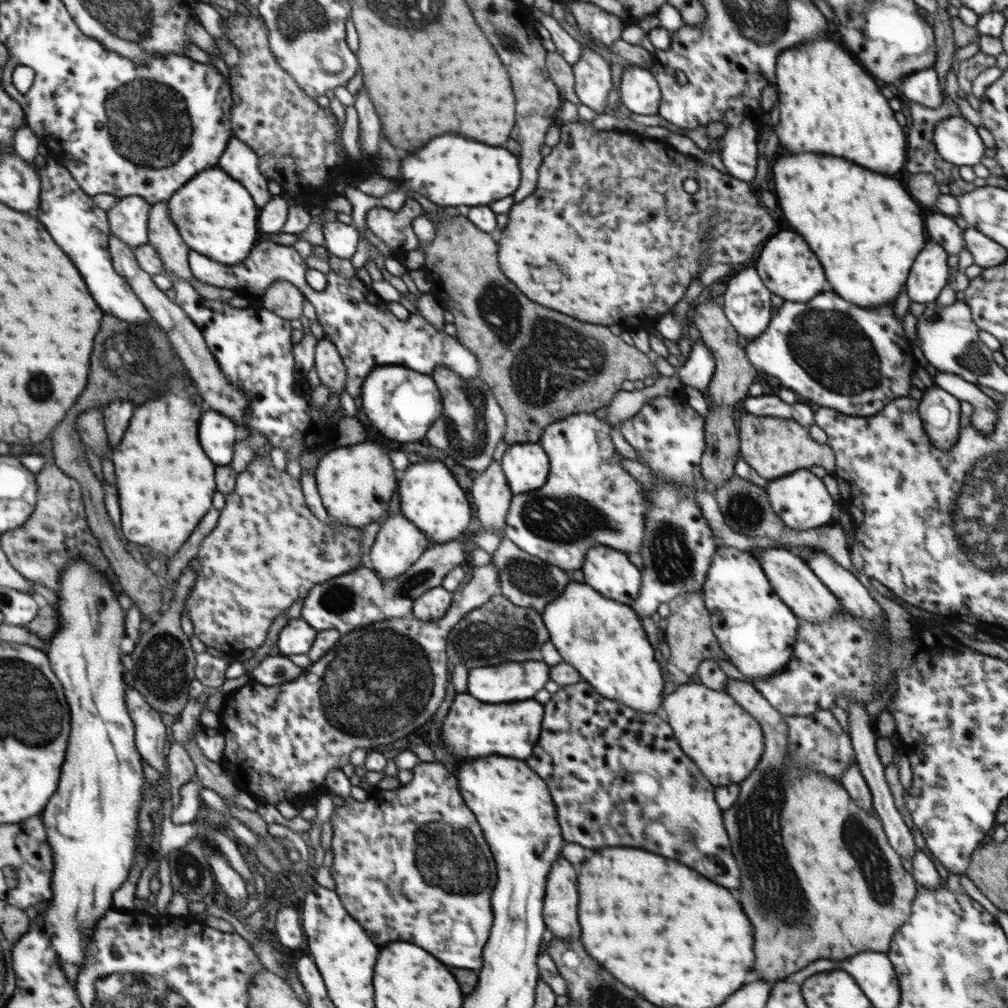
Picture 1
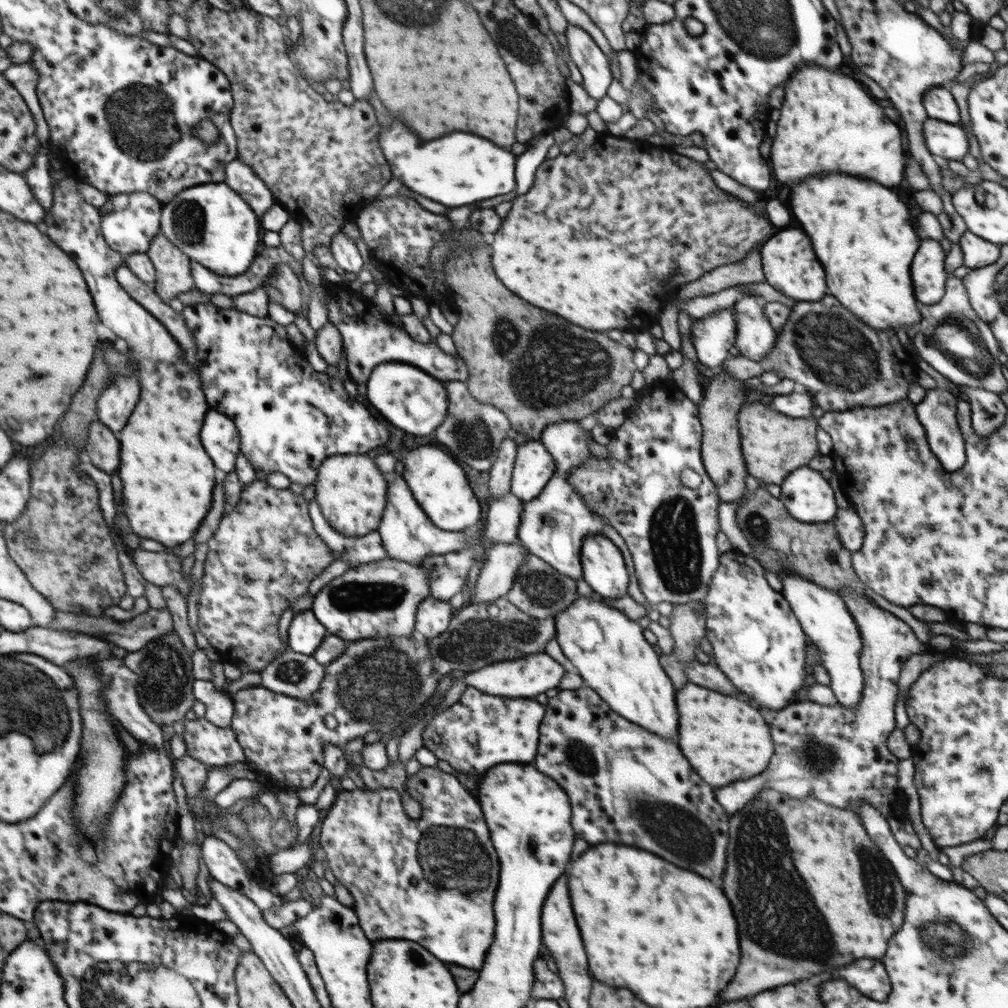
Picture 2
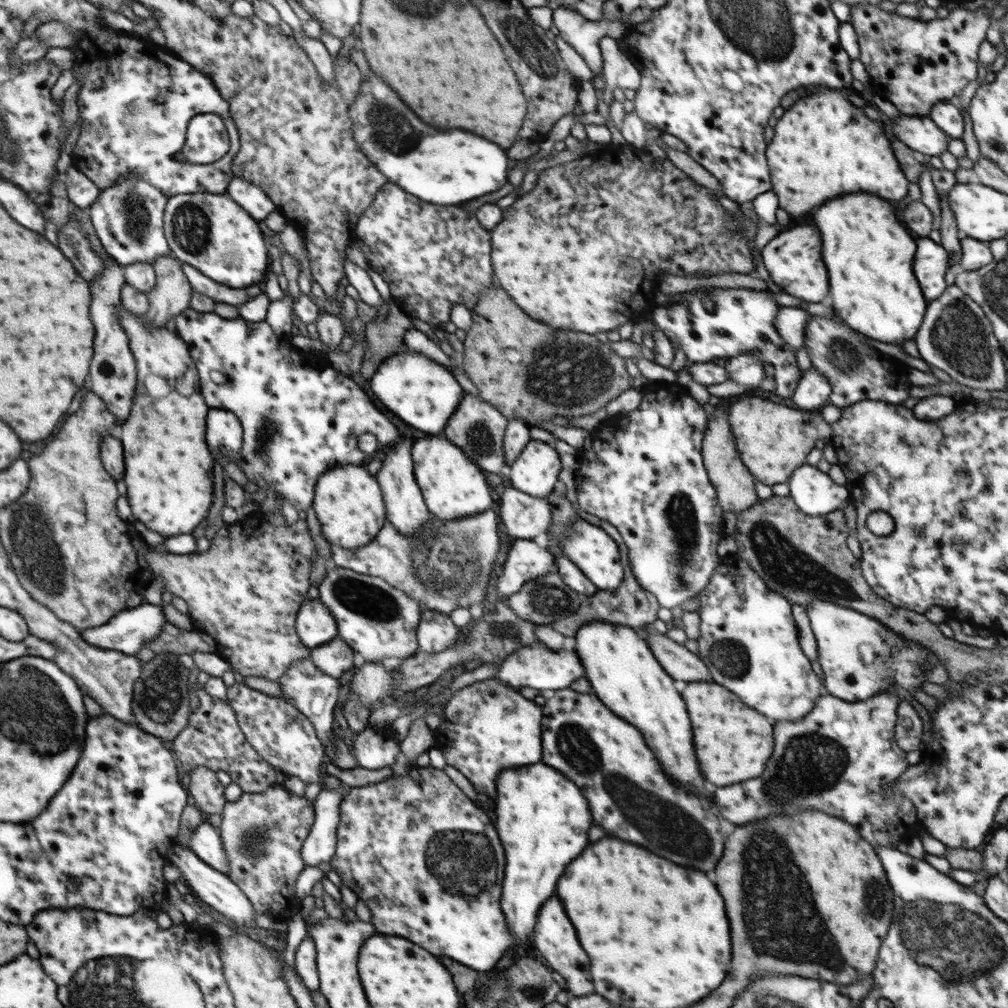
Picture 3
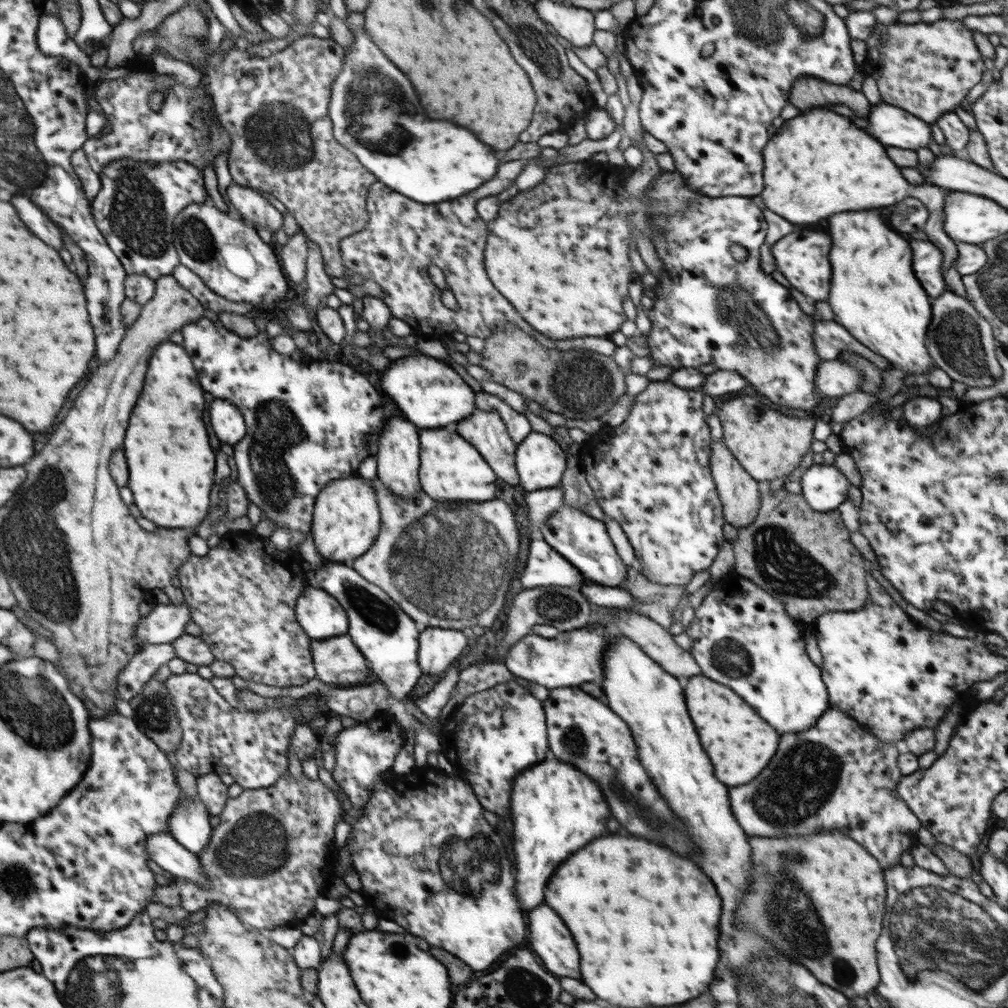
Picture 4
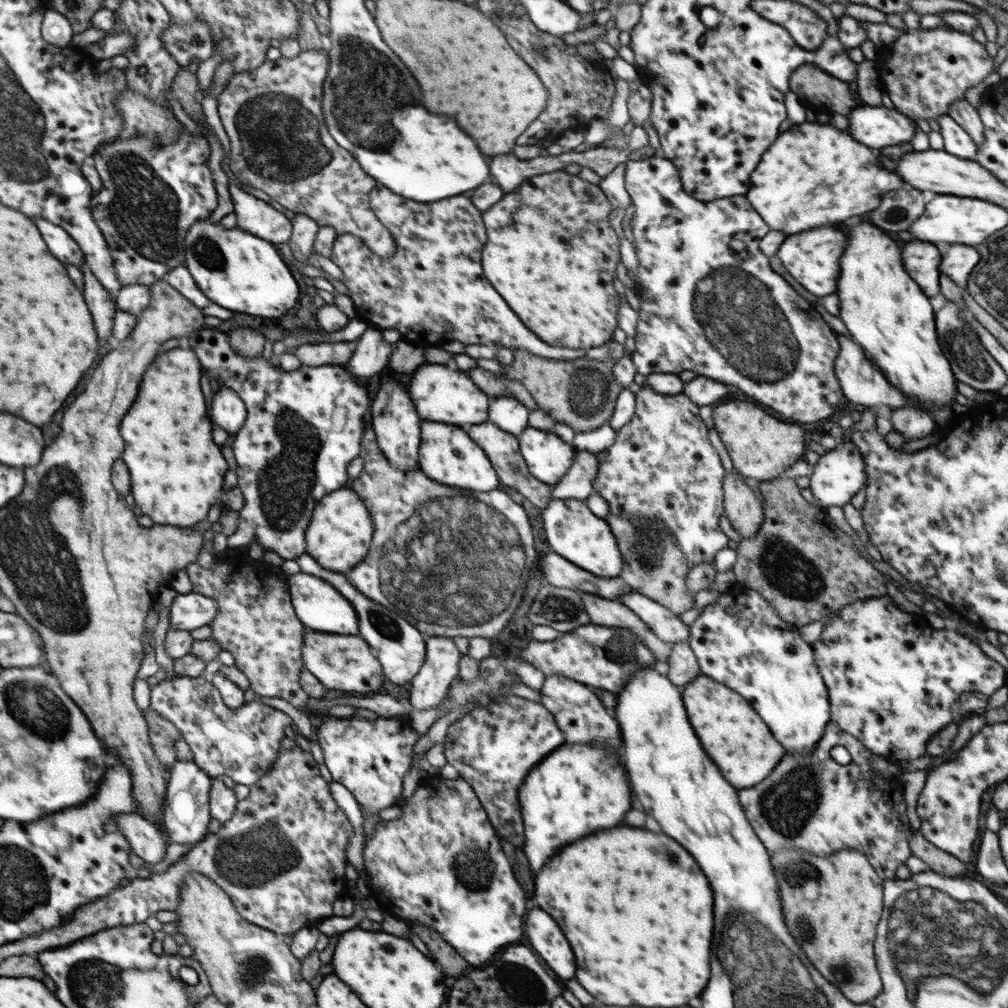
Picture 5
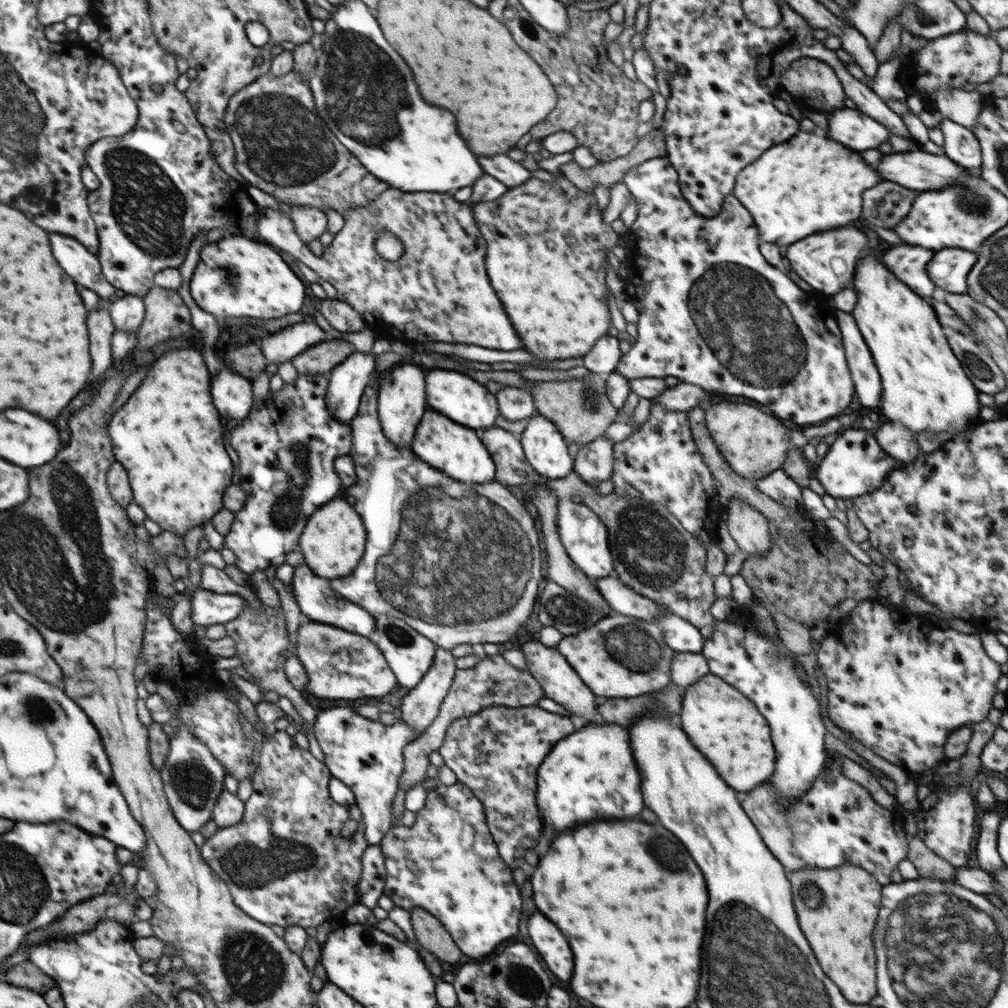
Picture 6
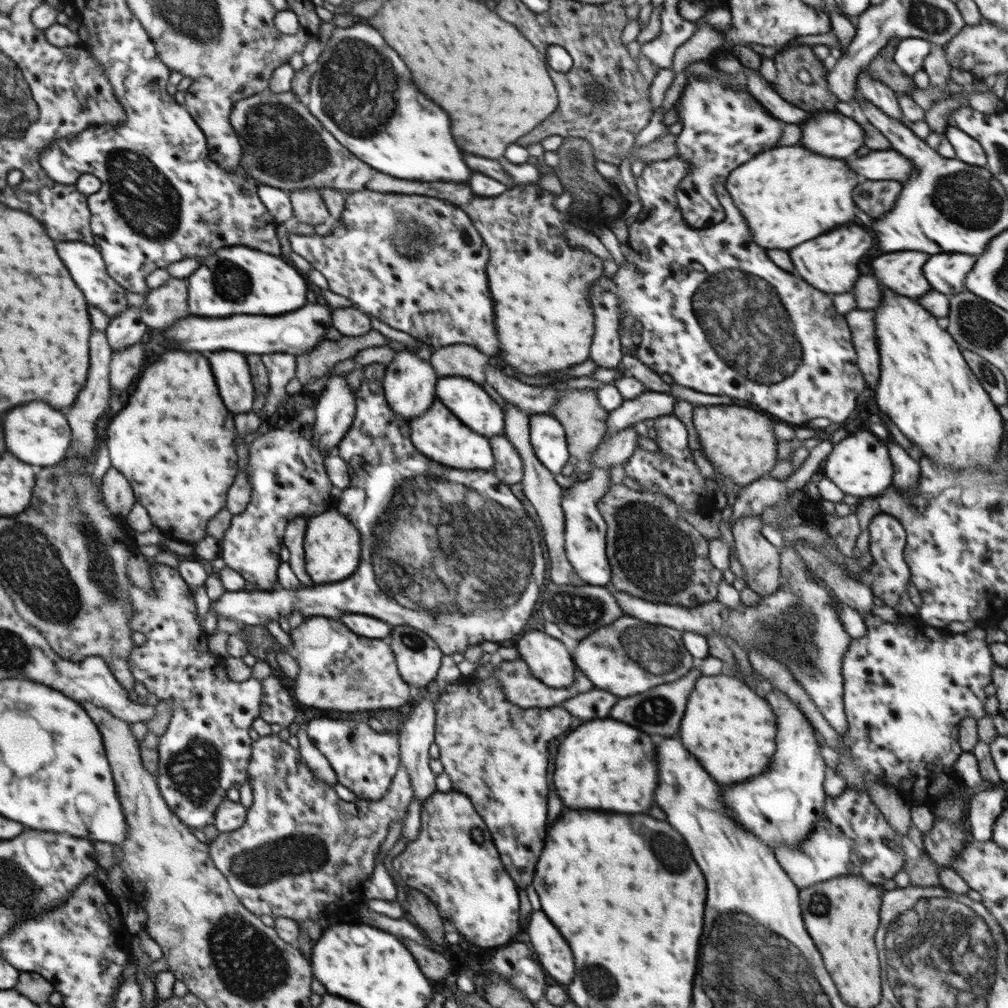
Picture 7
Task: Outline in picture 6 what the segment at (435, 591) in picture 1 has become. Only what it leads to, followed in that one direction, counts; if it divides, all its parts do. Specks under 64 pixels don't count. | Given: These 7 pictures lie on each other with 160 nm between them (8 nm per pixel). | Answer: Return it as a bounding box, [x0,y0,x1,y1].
[398,646,457,734]

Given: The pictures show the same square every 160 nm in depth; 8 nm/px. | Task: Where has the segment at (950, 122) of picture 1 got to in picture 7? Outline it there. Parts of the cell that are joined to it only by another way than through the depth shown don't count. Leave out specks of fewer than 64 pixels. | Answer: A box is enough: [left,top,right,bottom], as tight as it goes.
[799,111,865,158]

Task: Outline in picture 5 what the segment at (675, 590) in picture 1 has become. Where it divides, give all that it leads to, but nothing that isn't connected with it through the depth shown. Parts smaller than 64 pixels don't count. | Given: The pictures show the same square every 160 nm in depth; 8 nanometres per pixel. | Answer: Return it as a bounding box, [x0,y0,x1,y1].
[593,386,729,568]

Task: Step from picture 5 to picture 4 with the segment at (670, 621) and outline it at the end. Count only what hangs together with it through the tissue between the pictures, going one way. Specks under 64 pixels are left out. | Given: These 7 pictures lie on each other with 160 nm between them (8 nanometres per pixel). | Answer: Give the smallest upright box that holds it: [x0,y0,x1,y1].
[580,580,635,609]

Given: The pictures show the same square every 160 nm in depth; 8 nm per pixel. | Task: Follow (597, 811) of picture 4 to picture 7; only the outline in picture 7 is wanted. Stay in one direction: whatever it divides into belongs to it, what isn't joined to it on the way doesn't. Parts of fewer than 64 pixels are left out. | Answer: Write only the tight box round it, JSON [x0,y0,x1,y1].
[554,718,658,814]

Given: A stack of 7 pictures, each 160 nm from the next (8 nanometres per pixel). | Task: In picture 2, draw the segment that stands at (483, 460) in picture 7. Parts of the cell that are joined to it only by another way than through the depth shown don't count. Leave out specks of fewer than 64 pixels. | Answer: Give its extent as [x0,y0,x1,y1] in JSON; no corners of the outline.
[401,446,482,532]

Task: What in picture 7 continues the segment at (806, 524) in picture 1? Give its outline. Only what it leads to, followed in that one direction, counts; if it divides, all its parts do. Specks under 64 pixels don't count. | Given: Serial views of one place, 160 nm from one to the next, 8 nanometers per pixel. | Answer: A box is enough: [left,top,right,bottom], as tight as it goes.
[820,432,894,497]

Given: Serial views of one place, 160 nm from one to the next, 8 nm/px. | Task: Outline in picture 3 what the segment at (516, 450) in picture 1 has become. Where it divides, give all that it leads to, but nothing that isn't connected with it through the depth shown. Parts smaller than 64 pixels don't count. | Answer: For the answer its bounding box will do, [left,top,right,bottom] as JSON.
[507,439,561,497]

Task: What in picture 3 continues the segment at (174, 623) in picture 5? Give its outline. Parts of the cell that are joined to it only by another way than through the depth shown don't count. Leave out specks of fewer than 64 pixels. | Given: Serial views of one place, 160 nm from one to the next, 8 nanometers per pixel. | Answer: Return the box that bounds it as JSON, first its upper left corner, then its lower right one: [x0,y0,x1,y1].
[81,602,167,655]

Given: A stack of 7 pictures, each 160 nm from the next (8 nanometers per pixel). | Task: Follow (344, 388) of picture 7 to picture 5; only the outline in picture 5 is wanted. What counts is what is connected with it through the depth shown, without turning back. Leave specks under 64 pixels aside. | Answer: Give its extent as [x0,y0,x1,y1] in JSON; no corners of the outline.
[345,326,395,380]

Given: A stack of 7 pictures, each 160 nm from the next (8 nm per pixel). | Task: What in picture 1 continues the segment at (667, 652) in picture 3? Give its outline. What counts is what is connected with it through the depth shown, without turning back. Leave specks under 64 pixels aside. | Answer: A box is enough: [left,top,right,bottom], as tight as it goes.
[723,678,918,980]

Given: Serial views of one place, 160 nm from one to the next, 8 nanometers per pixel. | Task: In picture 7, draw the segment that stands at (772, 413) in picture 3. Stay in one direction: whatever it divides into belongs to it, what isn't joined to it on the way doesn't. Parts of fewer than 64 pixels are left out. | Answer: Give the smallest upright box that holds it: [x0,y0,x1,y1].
[692,406,778,486]

